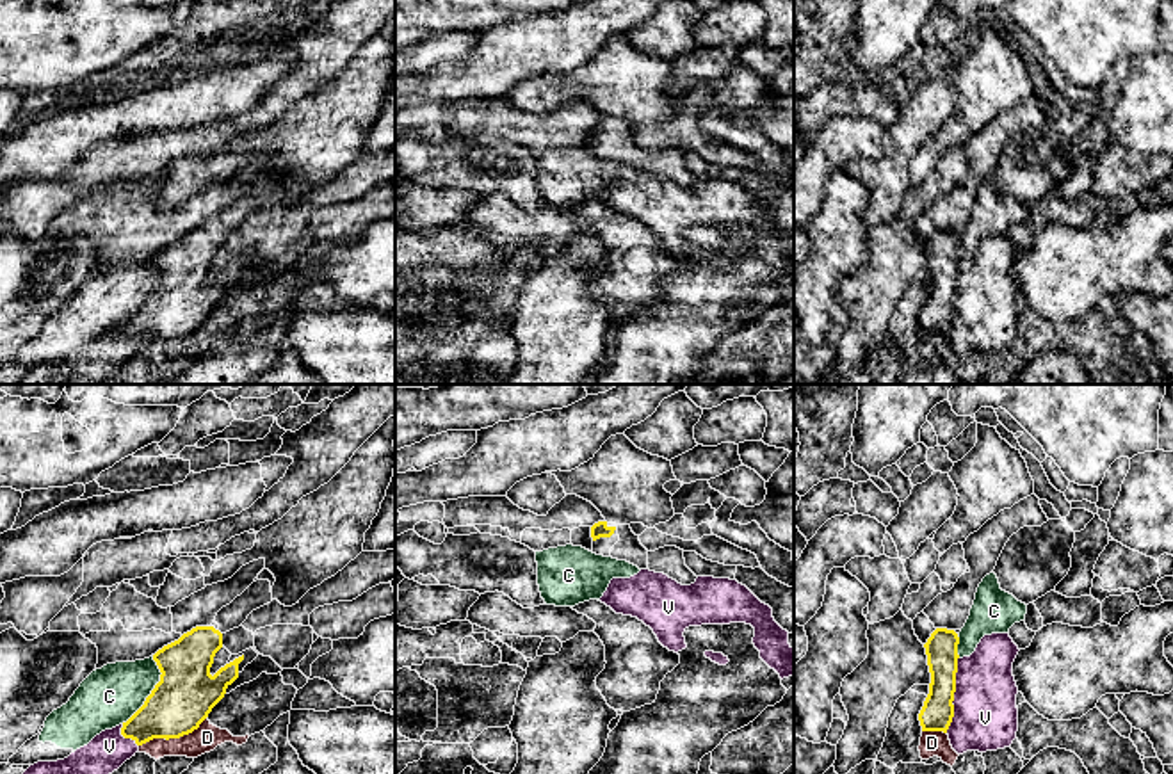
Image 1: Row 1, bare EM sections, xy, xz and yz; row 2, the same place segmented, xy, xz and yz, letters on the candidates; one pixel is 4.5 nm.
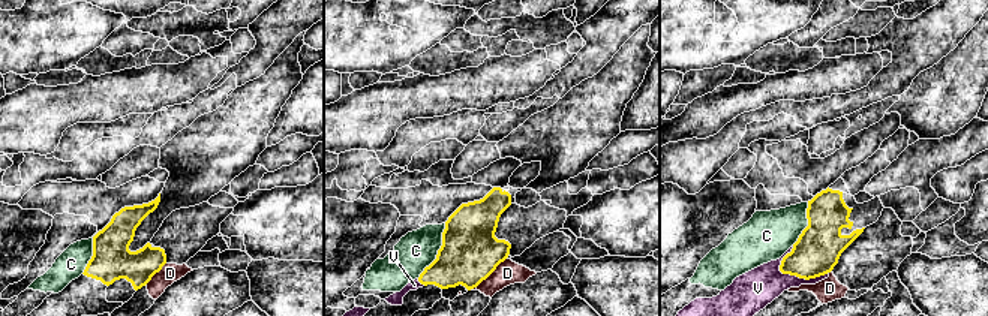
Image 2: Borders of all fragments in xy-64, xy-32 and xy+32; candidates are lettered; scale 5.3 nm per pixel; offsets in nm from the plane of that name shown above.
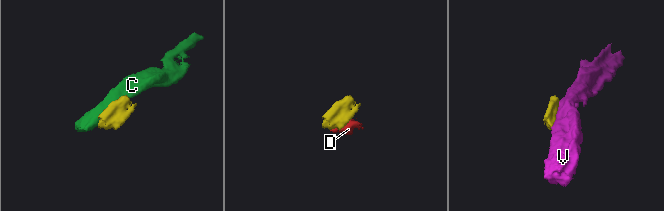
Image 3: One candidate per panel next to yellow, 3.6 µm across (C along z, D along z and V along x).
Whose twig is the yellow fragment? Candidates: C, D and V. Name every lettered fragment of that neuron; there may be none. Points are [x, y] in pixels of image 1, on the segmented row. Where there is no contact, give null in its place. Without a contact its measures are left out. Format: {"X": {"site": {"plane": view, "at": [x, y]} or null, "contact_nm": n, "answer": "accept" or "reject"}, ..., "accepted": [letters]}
{"C": {"site": {"plane": "xy", "at": [152, 691]}, "contact_nm": 340, "answer": "reject"}, "D": {"site": {"plane": "xy", "at": [173, 737]}, "contact_nm": 340, "answer": "reject"}, "V": {"site": {"plane": "yz", "at": [953, 694]}, "contact_nm": 340, "answer": "reject"}, "accepted": []}

